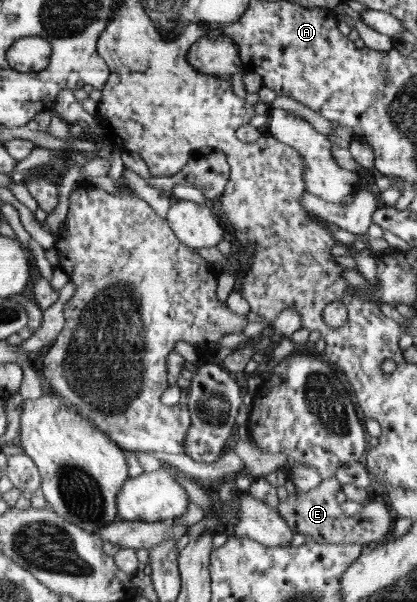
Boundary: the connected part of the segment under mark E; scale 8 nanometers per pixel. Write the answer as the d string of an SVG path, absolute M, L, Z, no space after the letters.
M334 477L322 478L317 487L308 492L289 494L285 501L279 502L278 513L287 523L293 533L311 535L313 541L318 544L352 544L357 543L365 547L383 543L387 534L392 531L395 515L389 507L383 503L369 503L362 507L353 517L344 515L340 508L336 493L342 489L342 484Z

